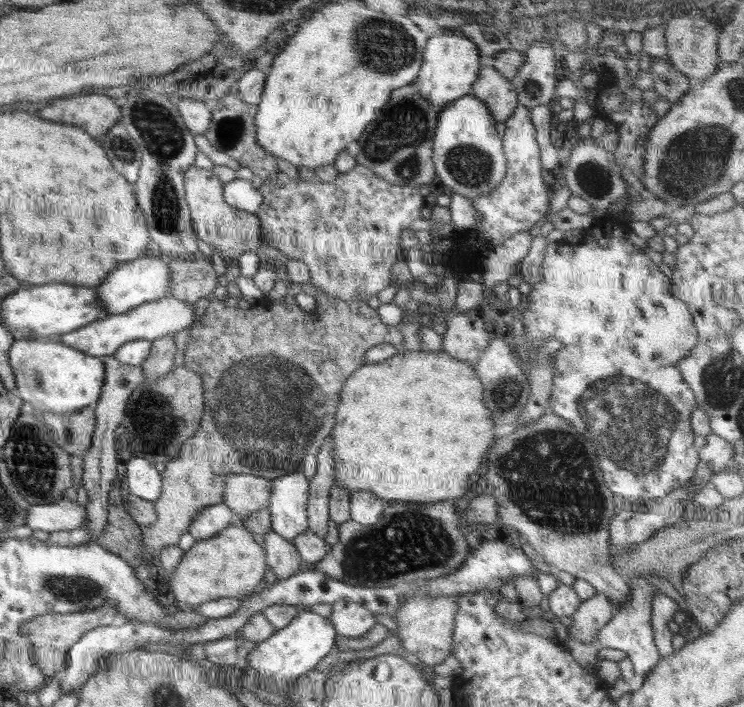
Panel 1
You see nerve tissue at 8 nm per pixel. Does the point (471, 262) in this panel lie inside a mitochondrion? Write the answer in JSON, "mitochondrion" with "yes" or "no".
{"mitochondrion":"no"}

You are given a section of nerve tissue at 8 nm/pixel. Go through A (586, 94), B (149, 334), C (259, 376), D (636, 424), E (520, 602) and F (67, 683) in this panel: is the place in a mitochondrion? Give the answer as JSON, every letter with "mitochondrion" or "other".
{"A":"other","B":"other","C":"mitochondrion","D":"mitochondrion","E":"other","F":"other"}

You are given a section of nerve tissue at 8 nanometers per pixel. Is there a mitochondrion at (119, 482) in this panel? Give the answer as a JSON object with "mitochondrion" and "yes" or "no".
{"mitochondrion":"no"}

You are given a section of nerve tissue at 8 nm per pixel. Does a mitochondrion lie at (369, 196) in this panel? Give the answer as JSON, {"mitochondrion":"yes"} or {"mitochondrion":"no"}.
{"mitochondrion":"no"}

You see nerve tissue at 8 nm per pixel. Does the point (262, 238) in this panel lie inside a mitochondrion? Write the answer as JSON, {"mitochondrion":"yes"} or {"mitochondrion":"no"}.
{"mitochondrion":"no"}

